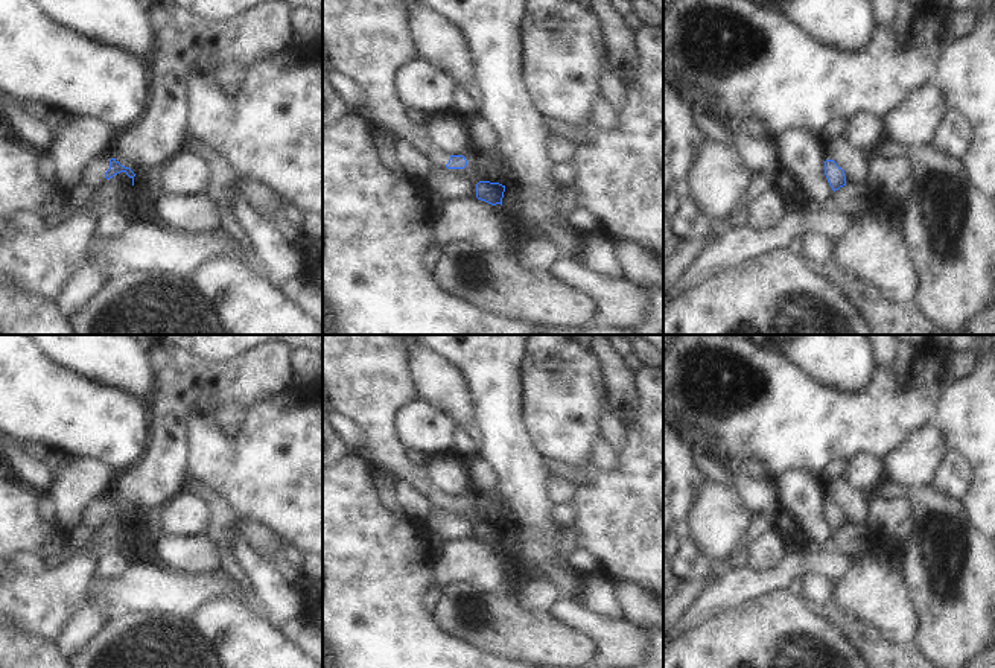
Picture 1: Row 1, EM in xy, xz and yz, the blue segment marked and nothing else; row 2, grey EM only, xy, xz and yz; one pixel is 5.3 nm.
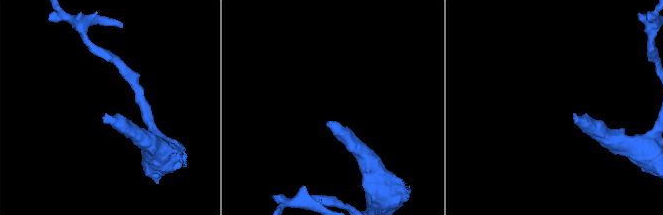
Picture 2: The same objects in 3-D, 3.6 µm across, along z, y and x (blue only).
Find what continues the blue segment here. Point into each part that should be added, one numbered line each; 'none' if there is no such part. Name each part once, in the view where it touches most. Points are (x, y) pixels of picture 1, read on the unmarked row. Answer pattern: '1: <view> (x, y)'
1: xy (95, 513)

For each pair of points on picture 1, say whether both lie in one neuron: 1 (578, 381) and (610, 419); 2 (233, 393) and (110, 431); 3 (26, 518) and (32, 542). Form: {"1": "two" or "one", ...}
{"1": "two", "2": "two", "3": "one"}

